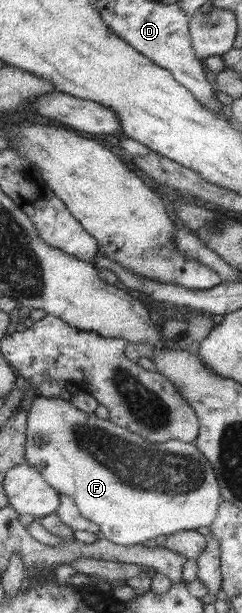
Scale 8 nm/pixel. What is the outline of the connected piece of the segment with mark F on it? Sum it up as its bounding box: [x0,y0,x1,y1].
[24,395,221,546]

